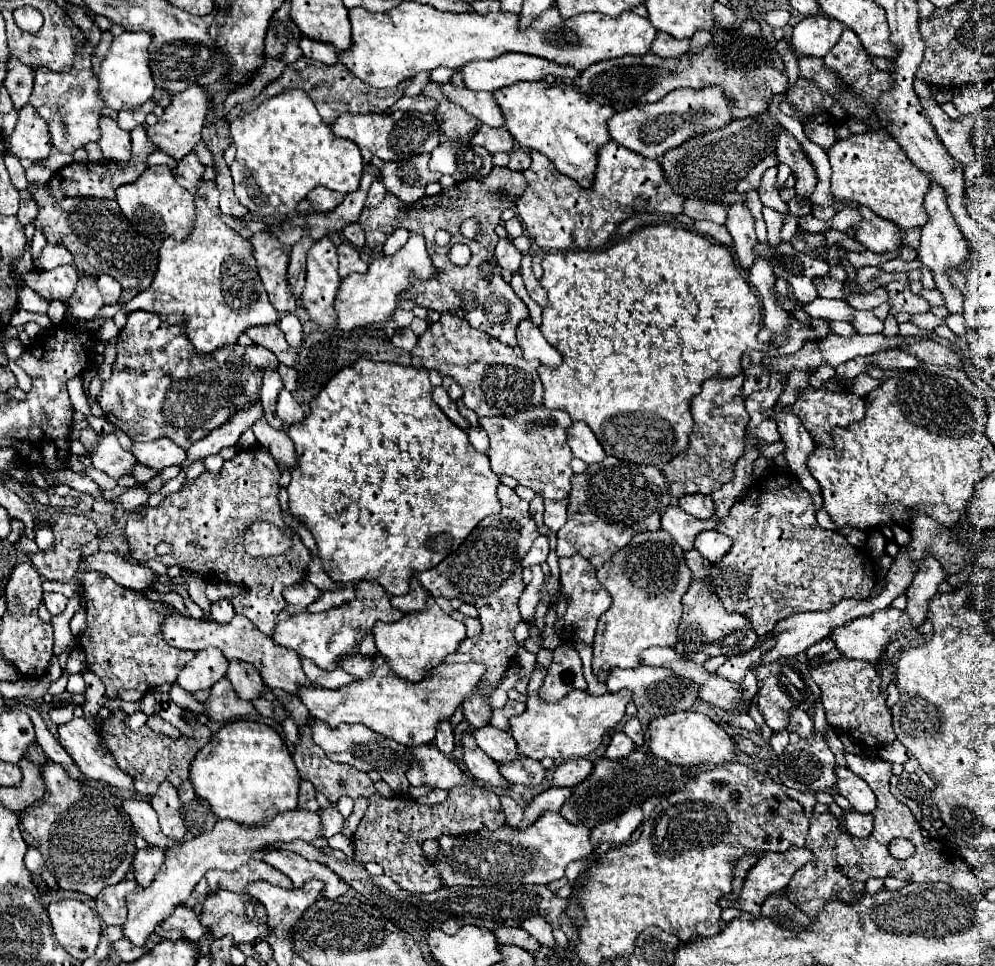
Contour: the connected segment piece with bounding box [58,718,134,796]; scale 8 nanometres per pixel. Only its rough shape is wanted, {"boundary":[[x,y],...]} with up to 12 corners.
{"boundary":[[86,718],[58,726],[60,744],[88,780],[134,796]]}

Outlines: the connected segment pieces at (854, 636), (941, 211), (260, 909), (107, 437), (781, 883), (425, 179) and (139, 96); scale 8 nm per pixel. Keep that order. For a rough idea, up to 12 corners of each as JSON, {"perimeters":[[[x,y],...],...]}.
{"perimeters":[[[880,610],[830,632],[838,652],[876,664],[898,634],[918,640],[904,610]],[[930,184],[918,258],[932,270],[950,314],[962,314],[964,294],[948,270],[968,256],[946,194]],[[228,890],[204,900],[200,922],[212,938],[232,936],[238,946],[268,934],[264,906],[256,920],[244,894]],[[84,428],[80,442],[92,466],[112,478],[130,474],[134,454],[114,432],[98,436]],[[808,848],[766,852],[732,906],[760,916],[764,900],[784,890],[810,862]],[[430,154],[400,162],[380,160],[386,190],[408,206],[440,174]],[[152,34],[114,38],[100,96],[120,110],[152,100]]]}

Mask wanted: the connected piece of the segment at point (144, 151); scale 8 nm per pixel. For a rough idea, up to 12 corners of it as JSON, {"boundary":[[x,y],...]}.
{"boundary":[[143,126],[130,132],[130,162],[72,162],[48,182],[52,198],[114,198],[158,152]]}

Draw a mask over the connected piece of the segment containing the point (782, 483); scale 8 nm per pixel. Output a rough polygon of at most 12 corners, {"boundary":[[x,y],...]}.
{"boundary":[[782,470],[716,530],[728,612],[760,638],[788,614],[868,598],[872,560],[820,528]]}

